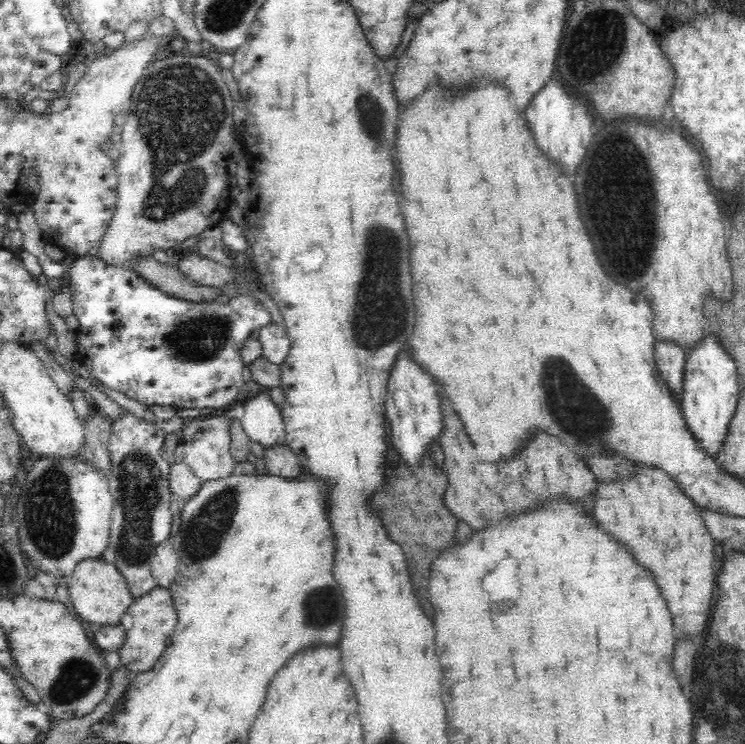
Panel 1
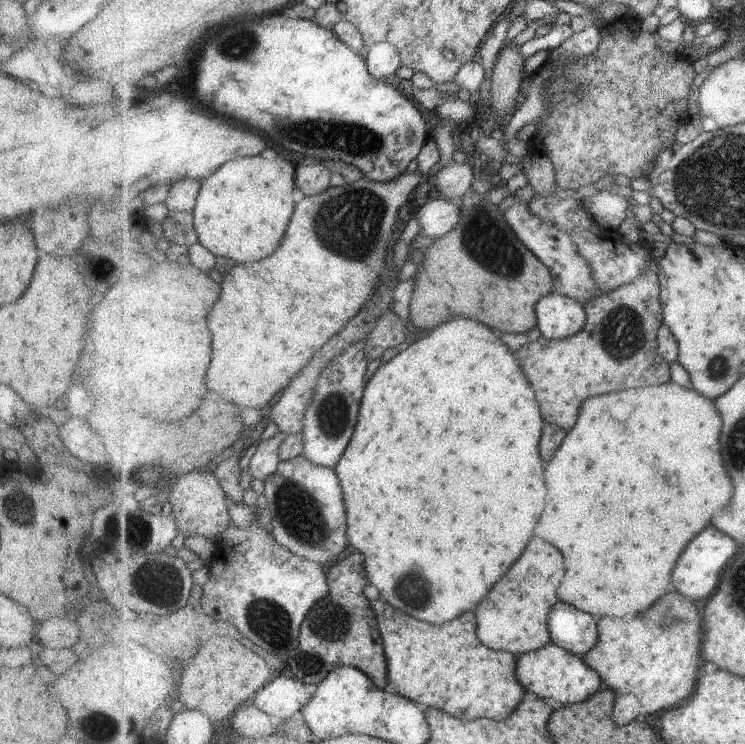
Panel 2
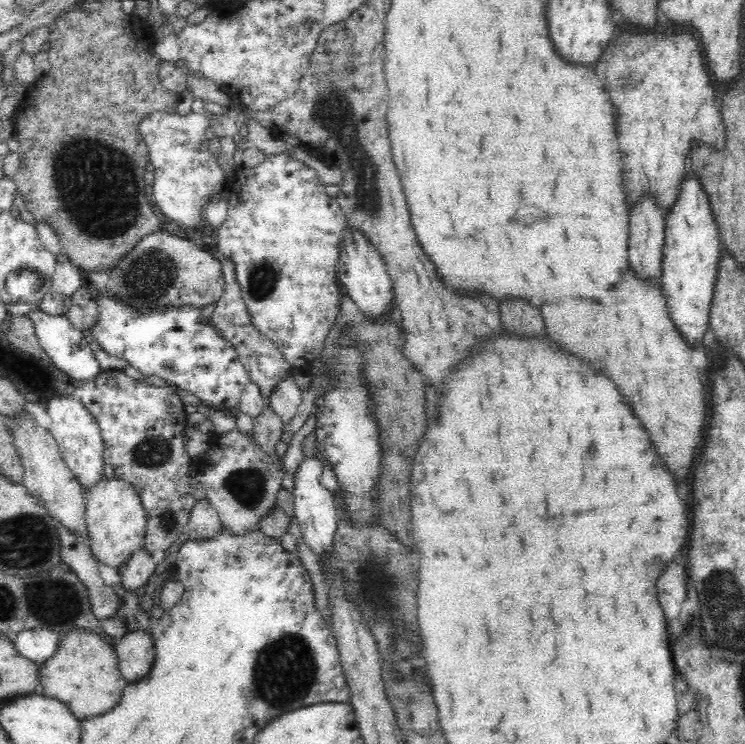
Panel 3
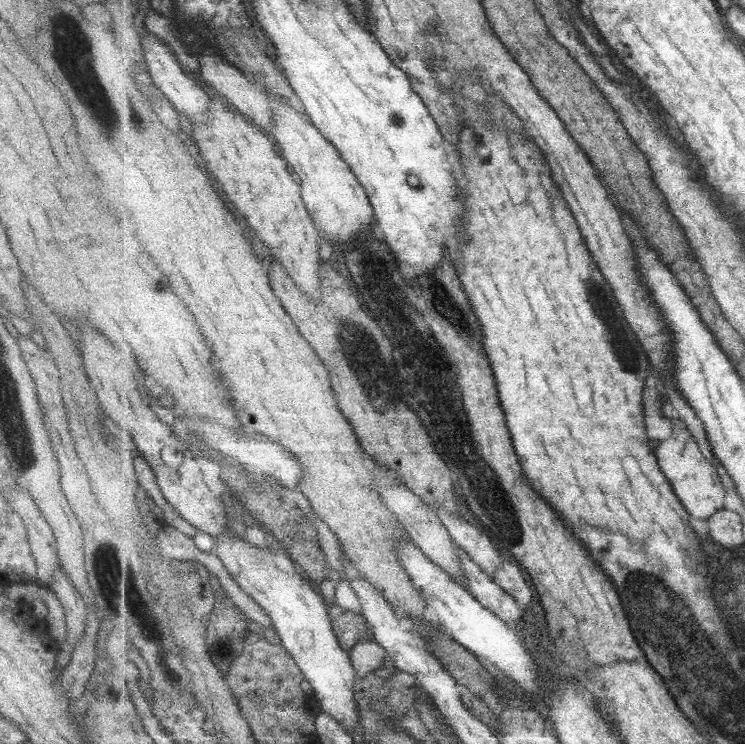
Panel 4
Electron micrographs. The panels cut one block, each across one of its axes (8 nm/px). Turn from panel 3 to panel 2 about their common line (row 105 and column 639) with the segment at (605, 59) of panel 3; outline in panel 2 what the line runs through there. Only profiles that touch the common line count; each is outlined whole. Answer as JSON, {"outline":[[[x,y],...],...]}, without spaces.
{"outline":[[[671,589],[659,602],[641,614],[598,619],[599,644],[589,654],[584,654],[583,658],[601,674],[602,688],[619,692],[614,708],[614,720],[618,725],[631,724],[644,716],[677,707],[677,702],[689,700],[697,682],[697,670],[701,662],[699,646],[705,632],[701,630],[701,614],[691,600],[676,589]]]}

